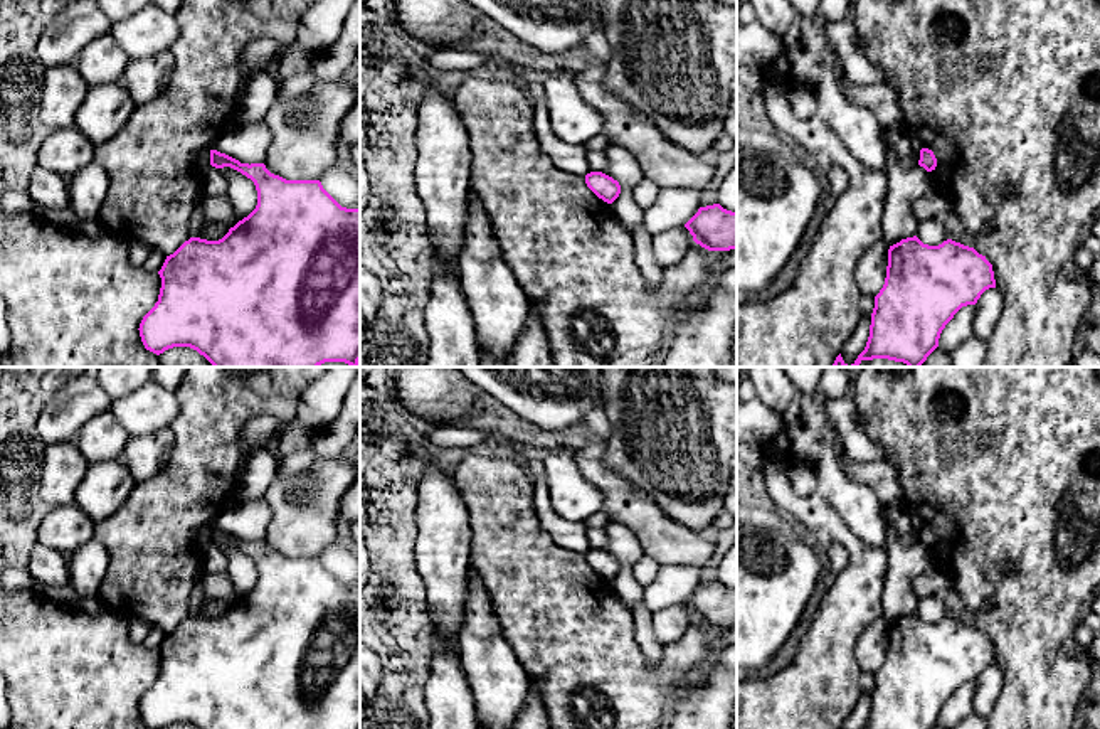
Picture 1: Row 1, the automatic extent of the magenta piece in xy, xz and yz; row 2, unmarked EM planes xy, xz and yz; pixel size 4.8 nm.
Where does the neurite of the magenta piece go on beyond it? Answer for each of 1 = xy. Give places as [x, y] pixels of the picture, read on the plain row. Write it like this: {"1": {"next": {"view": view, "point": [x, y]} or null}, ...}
{"1": {"next": null}}

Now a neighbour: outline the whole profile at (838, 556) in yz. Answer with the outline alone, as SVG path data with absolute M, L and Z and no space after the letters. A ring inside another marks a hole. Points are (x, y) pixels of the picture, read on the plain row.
M831 540L831 544L826 549L828 549L831 574L836 576L848 566L849 554L843 544L834 540Z

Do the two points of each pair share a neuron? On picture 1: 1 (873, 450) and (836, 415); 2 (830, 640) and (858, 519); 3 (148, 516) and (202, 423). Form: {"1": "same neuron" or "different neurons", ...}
{"1": "same neuron", "2": "different neurons", "3": "same neuron"}

